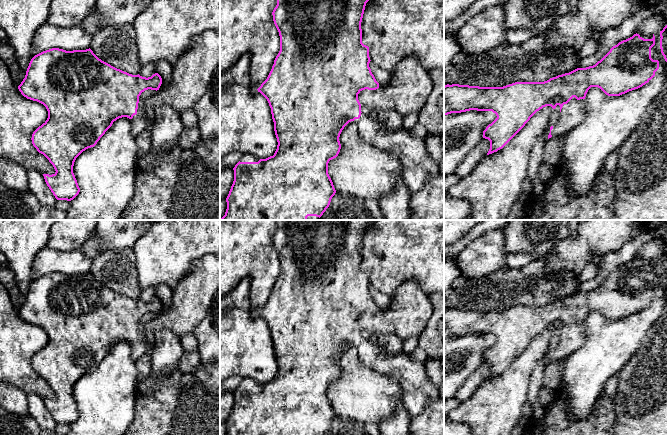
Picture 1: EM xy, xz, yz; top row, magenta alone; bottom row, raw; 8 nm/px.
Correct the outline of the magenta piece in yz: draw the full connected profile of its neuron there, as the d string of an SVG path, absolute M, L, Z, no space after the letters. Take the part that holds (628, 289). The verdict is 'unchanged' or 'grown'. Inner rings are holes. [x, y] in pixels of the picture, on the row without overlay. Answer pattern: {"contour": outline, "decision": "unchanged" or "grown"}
{"contour": "M668 248L655 258L634 258L619 266L595 289L577 292L544 306L515 306L503 311L469 309L444 310L444 339L470 334L492 335L497 342L483 355L490 365L487 379L502 373L540 333L560 330L560 339L550 351L548 363L564 360L586 342L585 321L591 311L600 312L608 320L620 320L648 307L655 299L668 300Z", "decision": "grown"}

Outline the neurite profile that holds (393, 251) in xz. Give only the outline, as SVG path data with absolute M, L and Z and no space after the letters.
M373 220L366 227L361 253L370 284L390 297L409 279L420 283L428 295L444 293L444 220Z

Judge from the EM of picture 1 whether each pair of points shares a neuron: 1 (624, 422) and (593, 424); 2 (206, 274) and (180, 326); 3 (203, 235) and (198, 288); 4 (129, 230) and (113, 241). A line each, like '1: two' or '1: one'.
1: two
2: one
3: two
4: one

